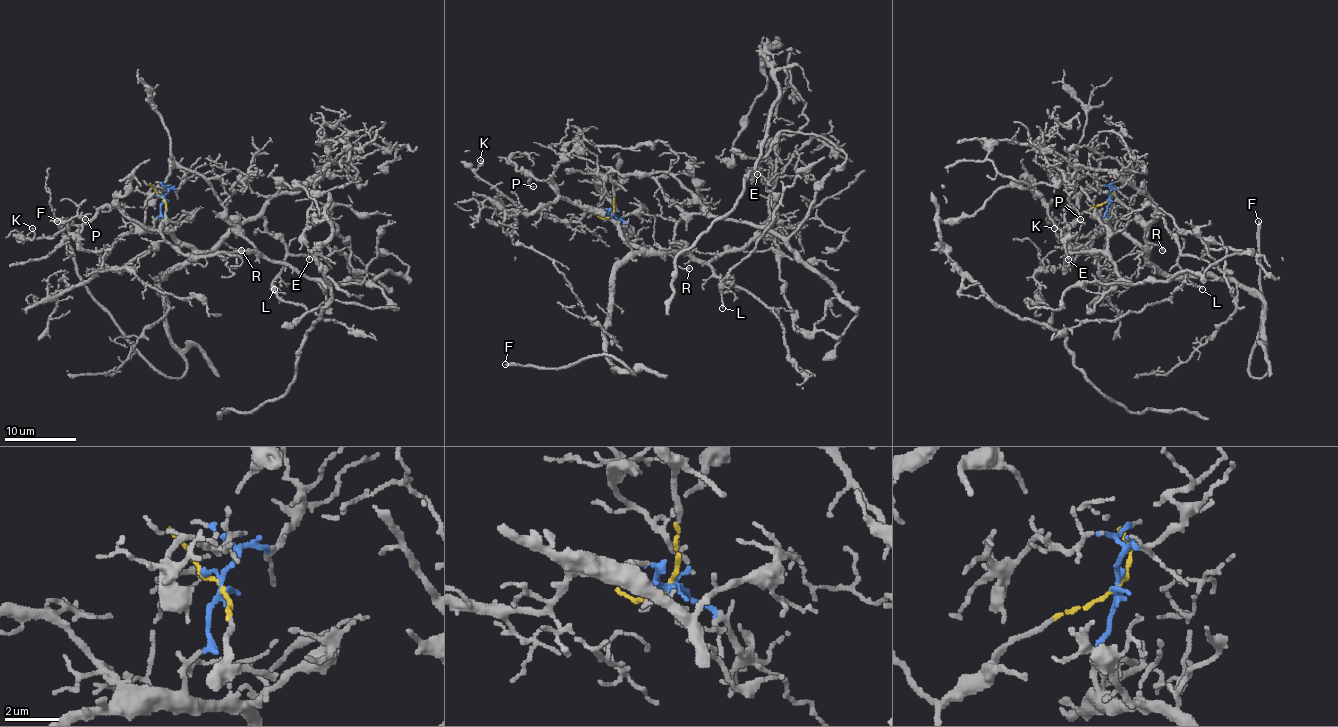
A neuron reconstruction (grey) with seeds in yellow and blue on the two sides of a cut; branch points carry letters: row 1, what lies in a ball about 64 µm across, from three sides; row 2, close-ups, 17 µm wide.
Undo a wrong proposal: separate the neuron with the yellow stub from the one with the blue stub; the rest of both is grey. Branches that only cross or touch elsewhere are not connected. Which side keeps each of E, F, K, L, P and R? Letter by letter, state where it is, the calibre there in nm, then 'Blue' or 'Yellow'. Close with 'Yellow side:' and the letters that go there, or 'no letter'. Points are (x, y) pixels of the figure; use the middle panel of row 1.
E: Place: (757, 174). Thickness 160 nm. Blue
F: Place: (505, 364). Thickness 260 nm. Blue
K: Place: (480, 160). Thickness 120 nm. Blue
L: Place: (722, 308). Thickness 140 nm. Blue
P: Place: (533, 186). Thickness 110 nm. Blue
R: Place: (689, 268). Thickness 190 nm. Blue
Yellow side: no letter

